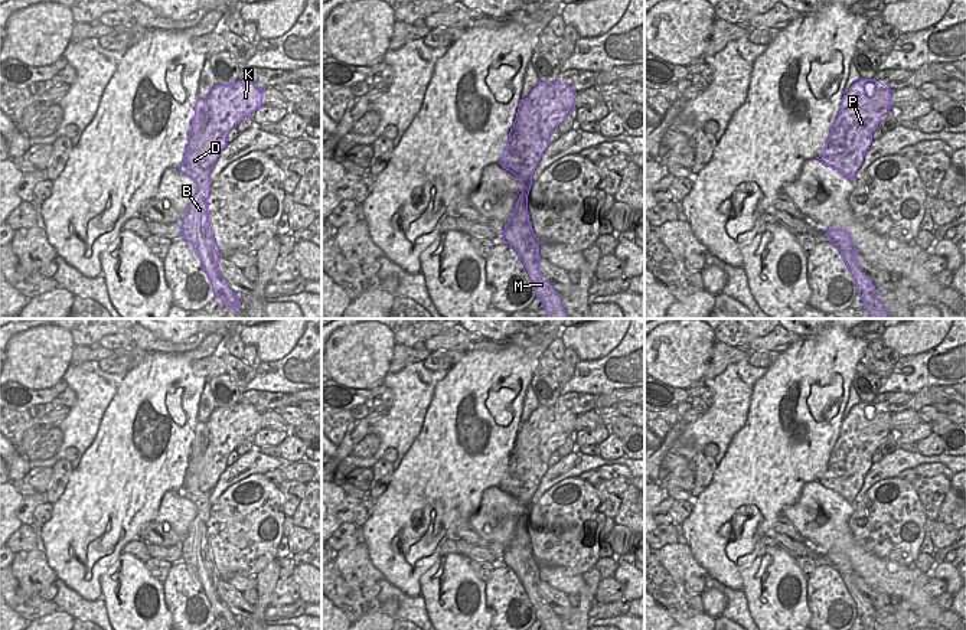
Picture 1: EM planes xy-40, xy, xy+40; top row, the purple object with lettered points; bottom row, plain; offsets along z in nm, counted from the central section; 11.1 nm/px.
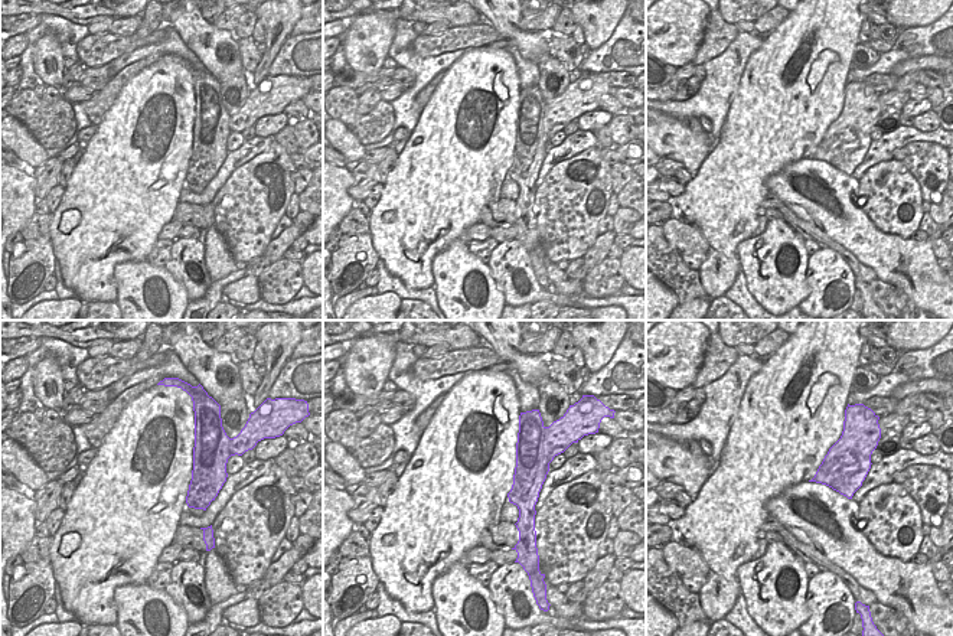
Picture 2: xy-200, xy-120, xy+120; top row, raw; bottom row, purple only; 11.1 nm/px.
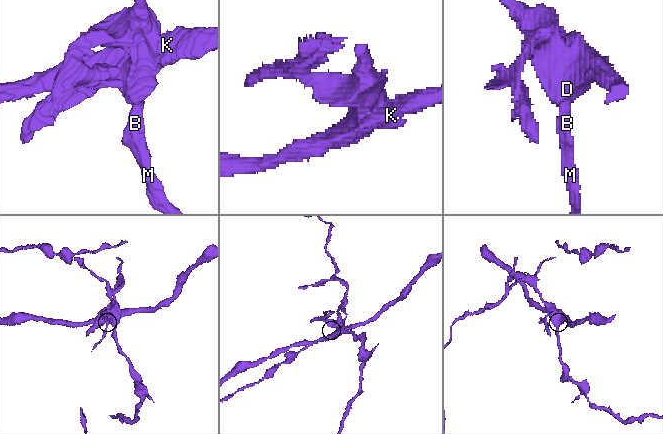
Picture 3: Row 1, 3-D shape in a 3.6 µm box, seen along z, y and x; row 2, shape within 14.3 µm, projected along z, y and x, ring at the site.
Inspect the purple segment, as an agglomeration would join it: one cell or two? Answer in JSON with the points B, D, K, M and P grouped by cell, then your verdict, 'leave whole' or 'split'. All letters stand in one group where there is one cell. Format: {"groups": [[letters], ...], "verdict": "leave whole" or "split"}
{"groups": [["B", "M"], ["D", "K", "P"]], "verdict": "split"}

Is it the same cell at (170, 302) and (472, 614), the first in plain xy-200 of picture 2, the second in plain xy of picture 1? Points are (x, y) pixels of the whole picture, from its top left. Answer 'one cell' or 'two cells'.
one cell

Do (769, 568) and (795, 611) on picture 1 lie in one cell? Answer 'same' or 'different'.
same

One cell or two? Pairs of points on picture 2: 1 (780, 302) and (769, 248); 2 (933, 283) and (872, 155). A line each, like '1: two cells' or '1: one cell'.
1: one cell
2: two cells

